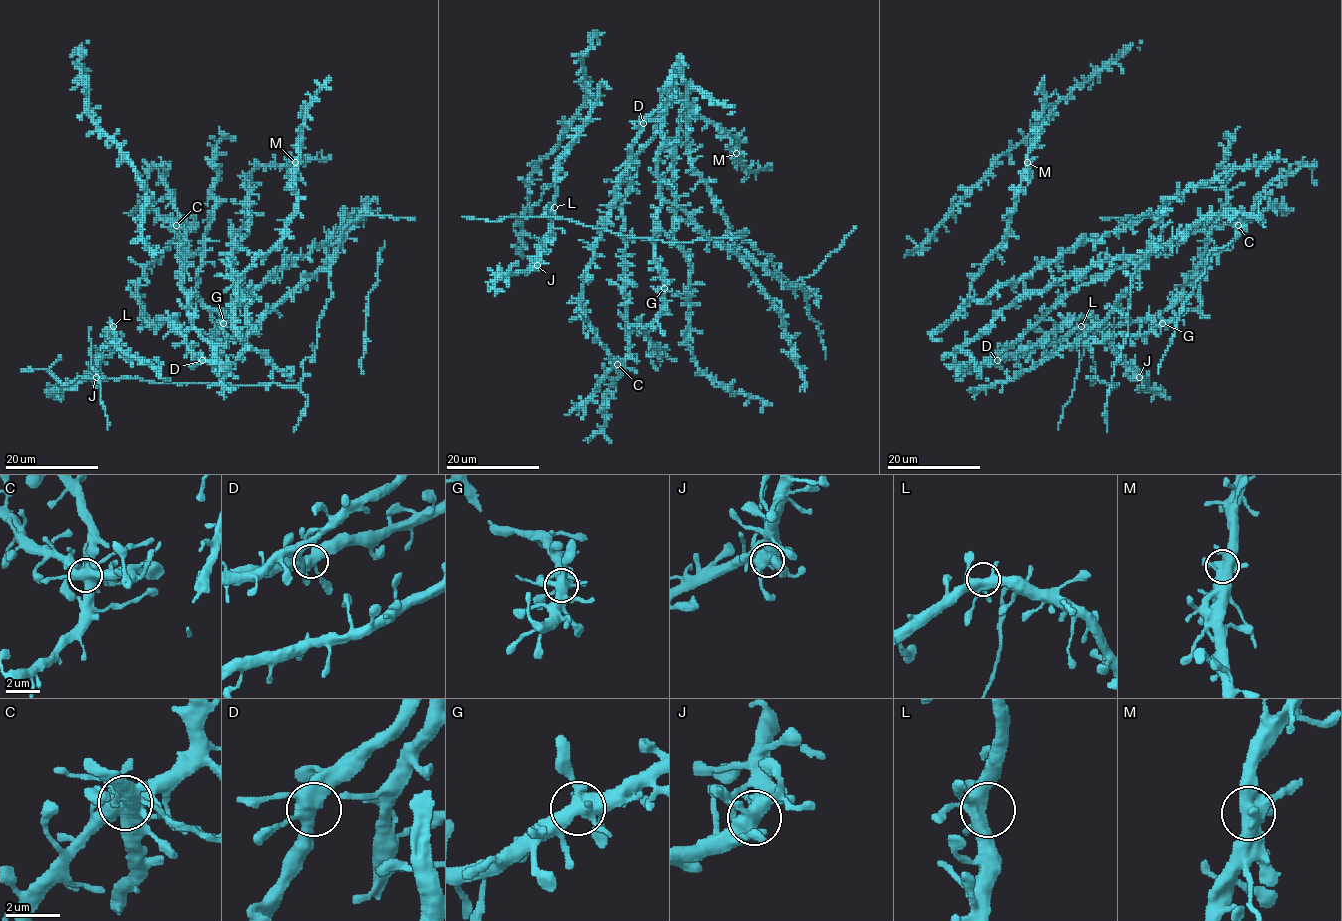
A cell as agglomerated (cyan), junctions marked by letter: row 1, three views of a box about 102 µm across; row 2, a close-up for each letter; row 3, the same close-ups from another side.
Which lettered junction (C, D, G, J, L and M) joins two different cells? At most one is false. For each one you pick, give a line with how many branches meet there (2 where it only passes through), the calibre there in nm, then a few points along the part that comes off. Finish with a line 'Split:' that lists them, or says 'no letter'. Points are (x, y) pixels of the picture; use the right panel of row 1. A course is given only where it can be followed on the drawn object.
Split: no letter

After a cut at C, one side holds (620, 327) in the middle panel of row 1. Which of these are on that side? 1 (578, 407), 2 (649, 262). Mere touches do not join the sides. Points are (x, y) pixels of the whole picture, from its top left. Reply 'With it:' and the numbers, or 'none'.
With it: 1

